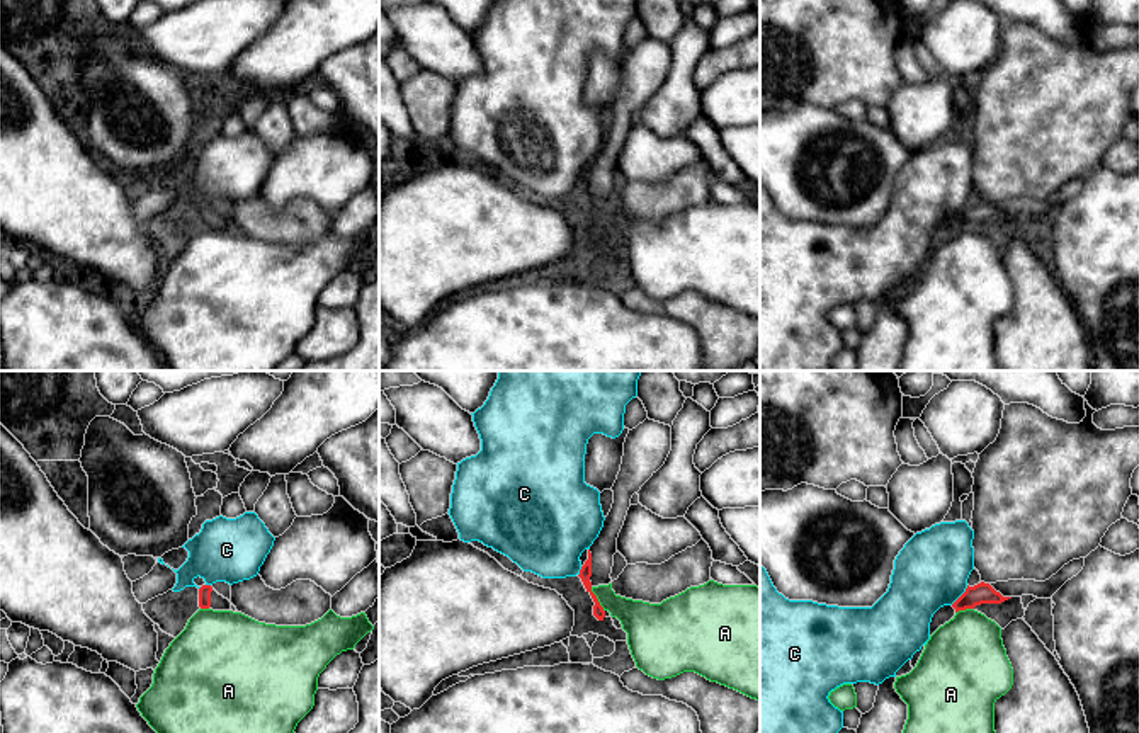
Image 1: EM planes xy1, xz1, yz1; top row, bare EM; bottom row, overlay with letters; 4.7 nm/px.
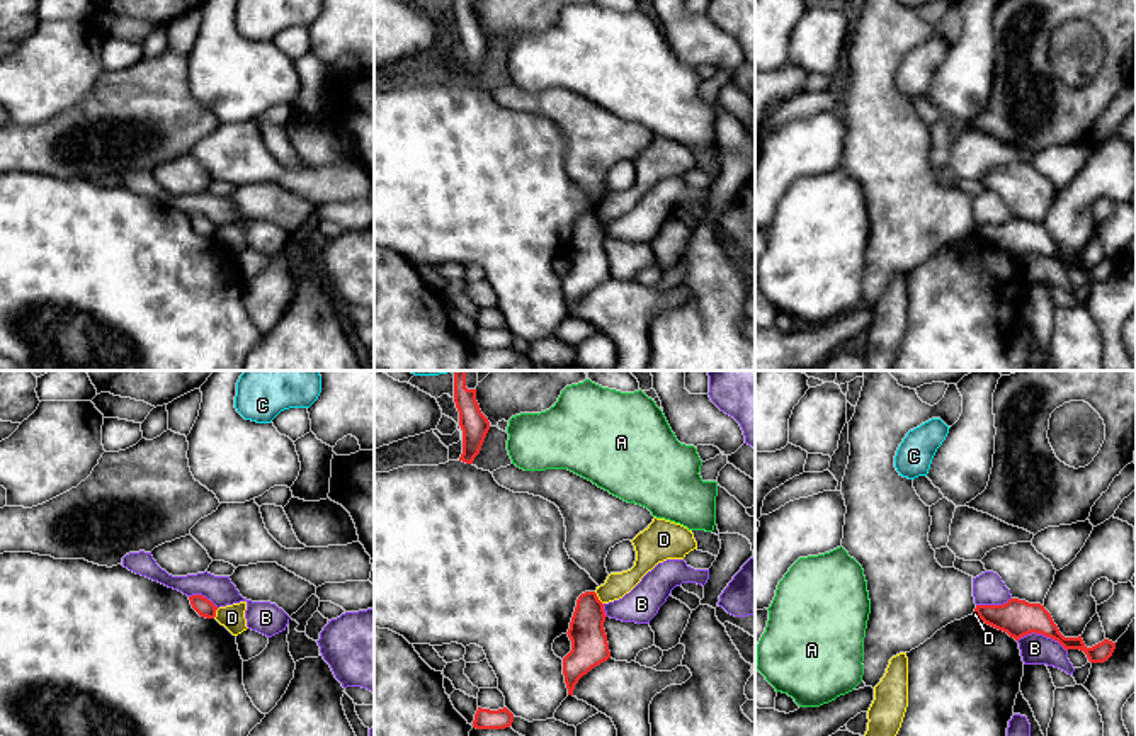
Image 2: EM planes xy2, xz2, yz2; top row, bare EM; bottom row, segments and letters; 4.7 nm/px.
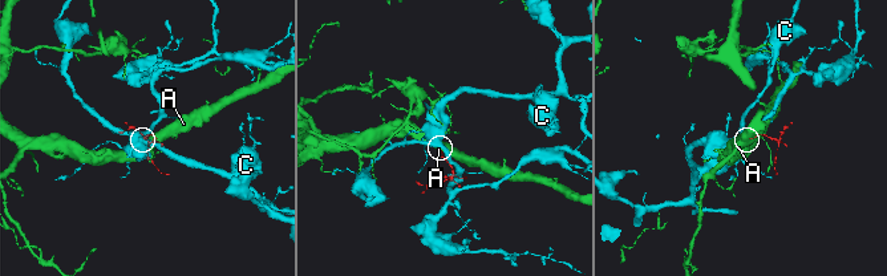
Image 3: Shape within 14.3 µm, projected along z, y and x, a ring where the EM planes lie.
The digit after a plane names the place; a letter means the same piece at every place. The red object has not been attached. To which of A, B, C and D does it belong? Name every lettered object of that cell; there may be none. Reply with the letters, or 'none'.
none

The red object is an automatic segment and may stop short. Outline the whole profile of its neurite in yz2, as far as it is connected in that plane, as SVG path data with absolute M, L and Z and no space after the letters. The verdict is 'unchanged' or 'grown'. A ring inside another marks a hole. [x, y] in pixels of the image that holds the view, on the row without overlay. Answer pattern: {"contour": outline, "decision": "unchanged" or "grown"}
{"contour": "M1010 218L1003 224L976 224L974 231L978 233L980 240L1007 252L1015 260L1032 252L1042 253L1058 260L1066 270L1083 270L1090 282L1107 280L1116 269L1116 262L1109 258L1087 267L1082 255L1065 257L1054 243L1051 233L1041 223Z", "decision": "unchanged"}

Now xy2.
{"contour": "M192 214L192 216L189 216L189 219L190 219L192 228L201 236L206 236L206 238L214 238L216 236L218 226L211 219L207 219L206 216Z", "decision": "unchanged"}

